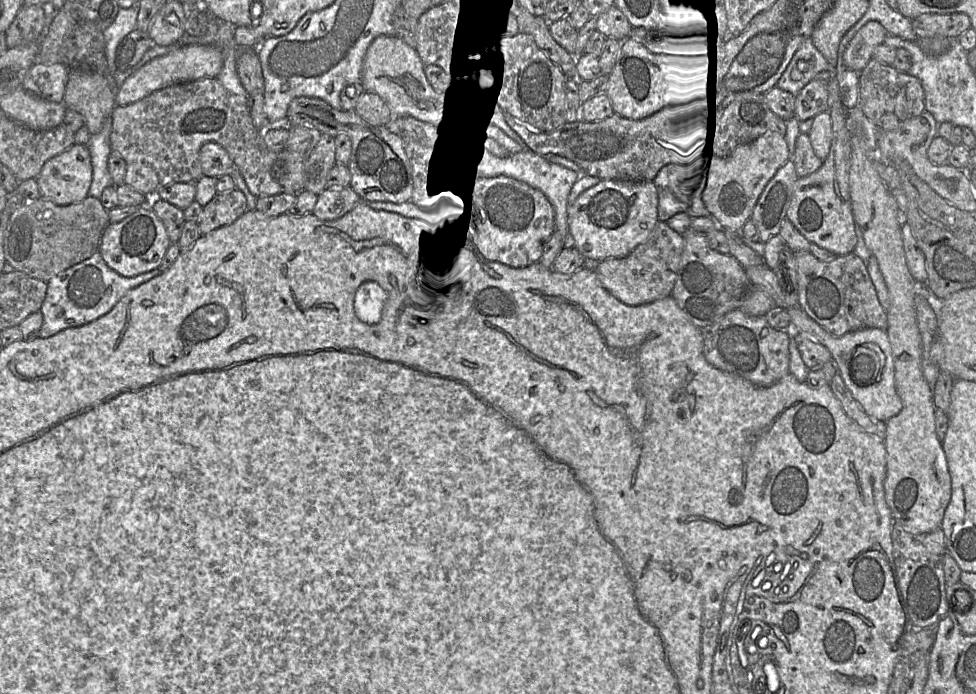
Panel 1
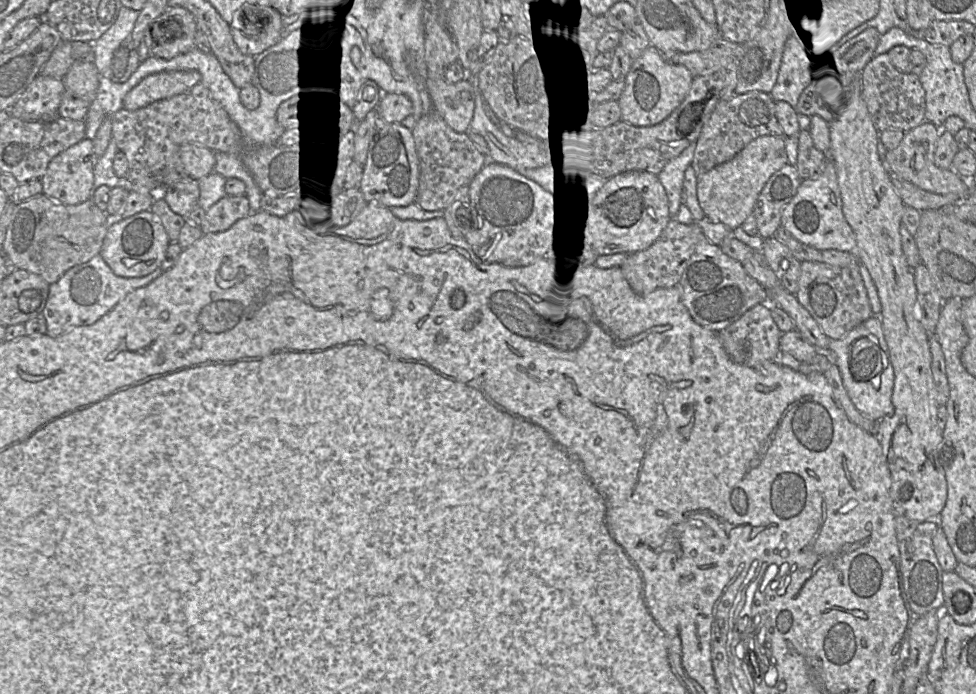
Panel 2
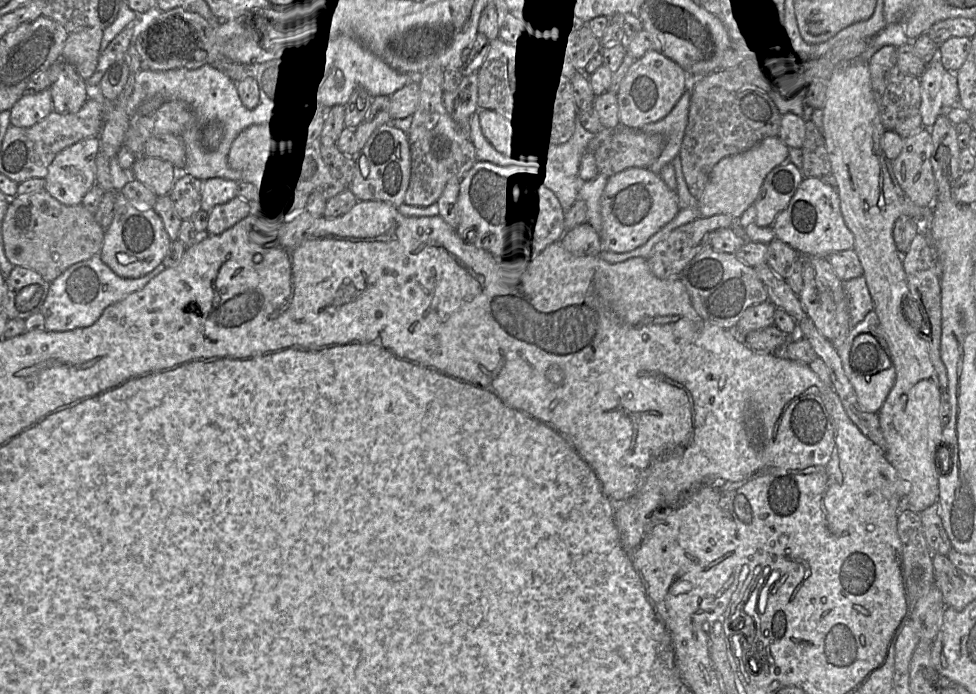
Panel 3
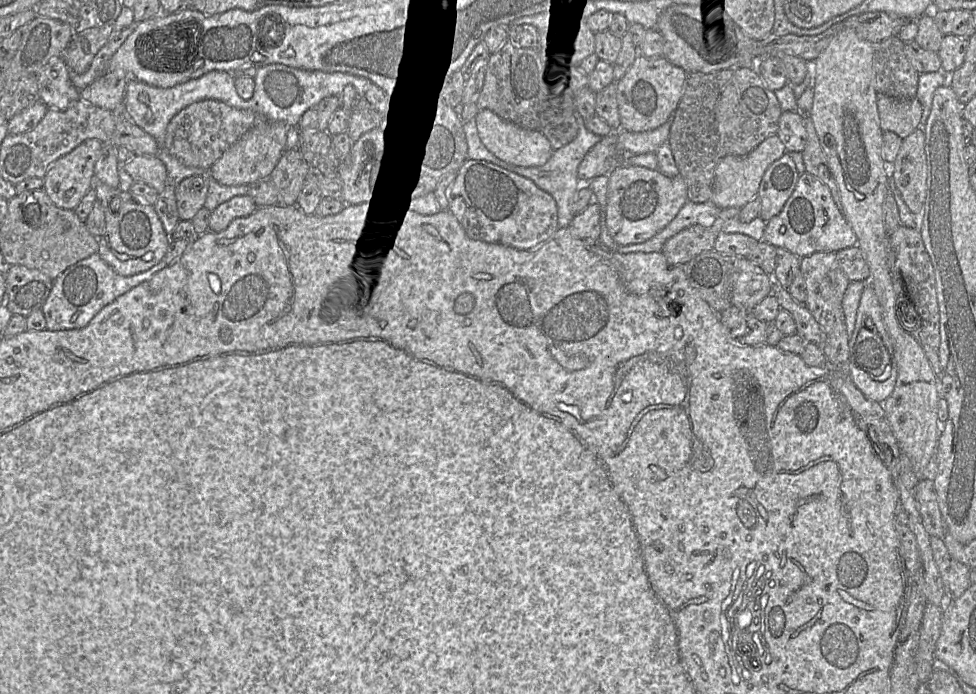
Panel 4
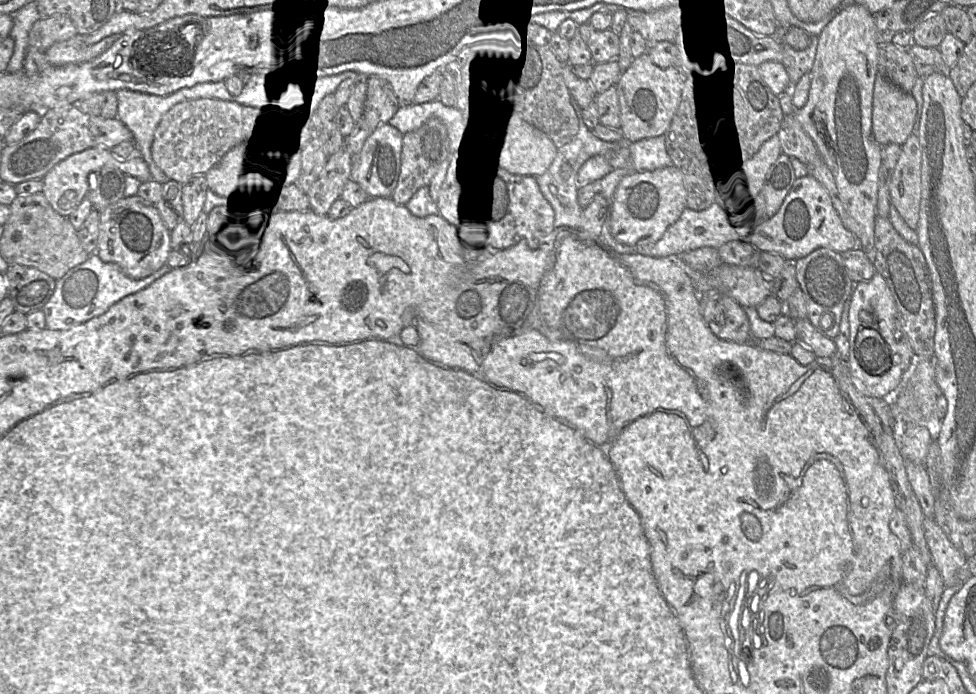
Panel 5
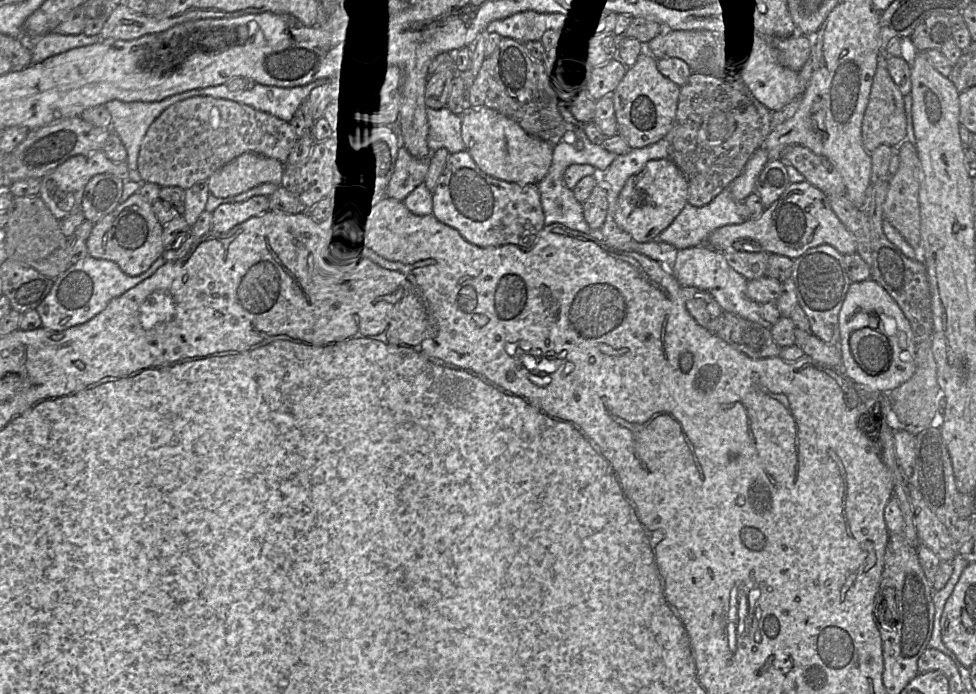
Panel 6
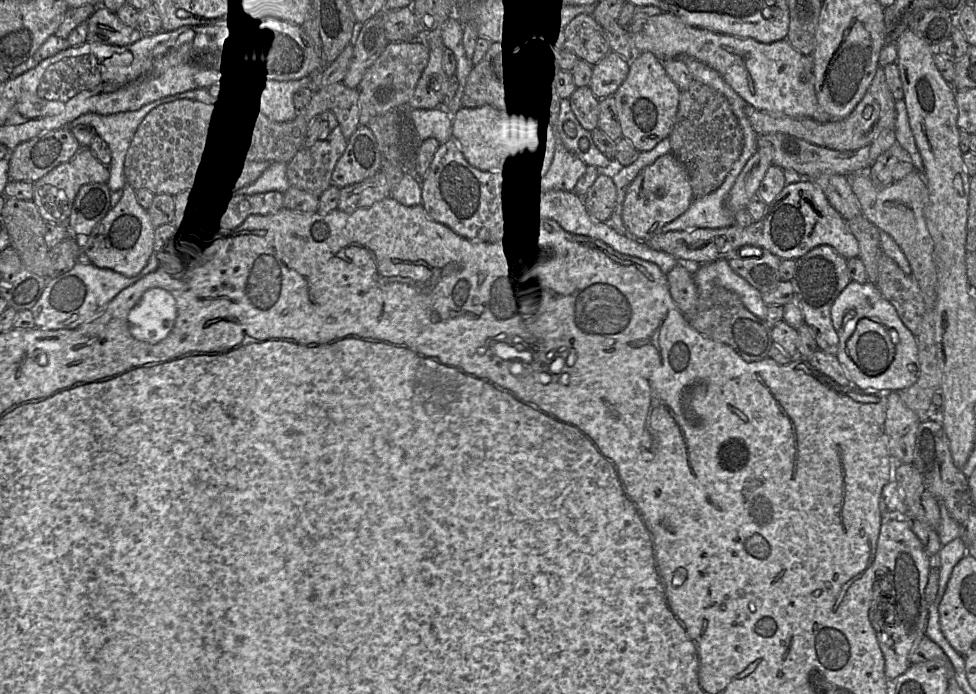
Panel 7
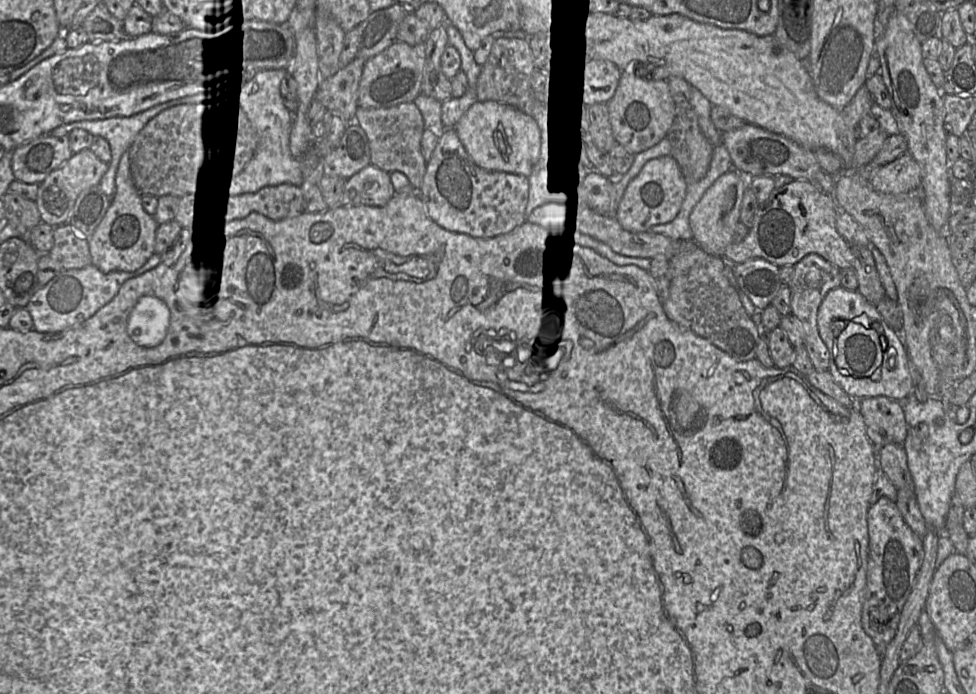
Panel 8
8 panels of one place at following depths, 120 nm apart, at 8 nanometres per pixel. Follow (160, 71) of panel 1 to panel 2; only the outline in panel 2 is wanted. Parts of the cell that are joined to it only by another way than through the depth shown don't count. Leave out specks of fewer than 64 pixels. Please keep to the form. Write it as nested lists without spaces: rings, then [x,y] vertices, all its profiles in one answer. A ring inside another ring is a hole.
[[[196,70],[160,72],[149,75],[125,95],[123,99],[123,108],[133,111],[146,107],[153,102],[181,94],[198,84],[200,80],[201,74]]]

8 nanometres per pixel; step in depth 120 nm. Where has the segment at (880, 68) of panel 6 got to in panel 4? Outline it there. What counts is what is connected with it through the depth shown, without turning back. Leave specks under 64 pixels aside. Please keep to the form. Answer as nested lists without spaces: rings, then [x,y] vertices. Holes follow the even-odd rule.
[[[878,93],[877,108],[882,131],[892,132],[902,141],[919,127],[922,106],[916,98],[898,99]]]

